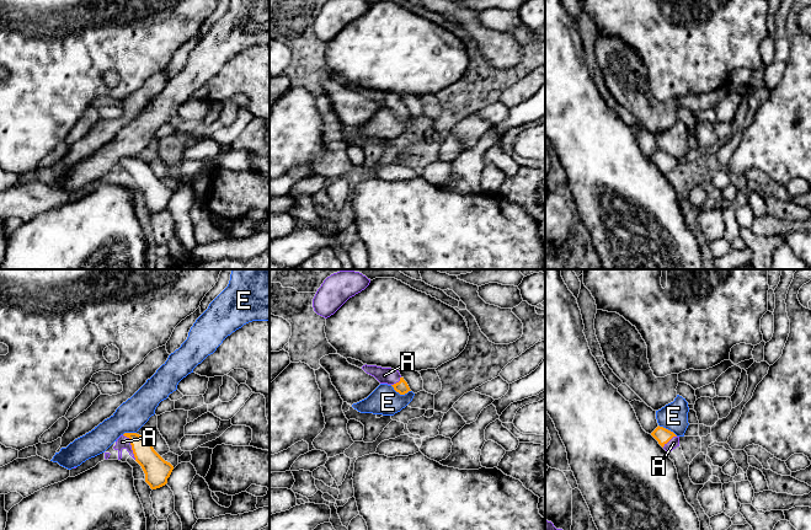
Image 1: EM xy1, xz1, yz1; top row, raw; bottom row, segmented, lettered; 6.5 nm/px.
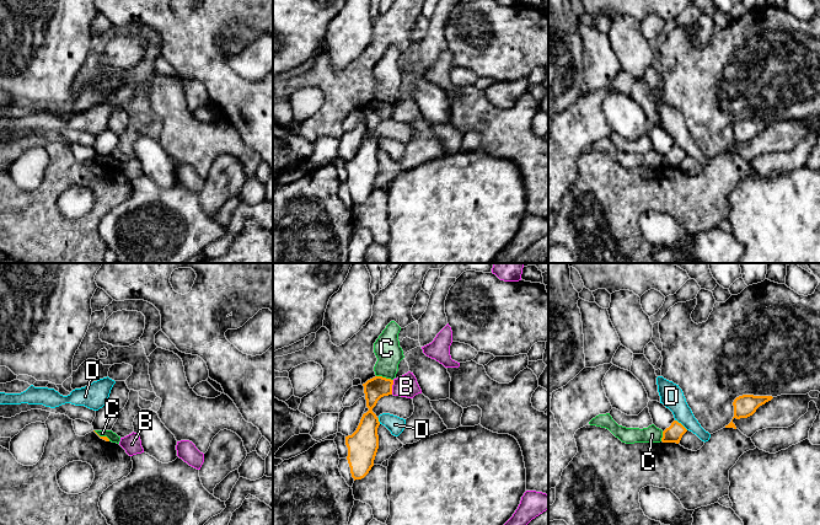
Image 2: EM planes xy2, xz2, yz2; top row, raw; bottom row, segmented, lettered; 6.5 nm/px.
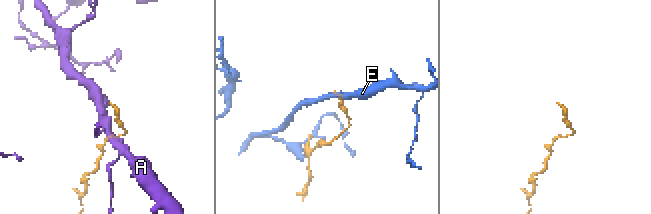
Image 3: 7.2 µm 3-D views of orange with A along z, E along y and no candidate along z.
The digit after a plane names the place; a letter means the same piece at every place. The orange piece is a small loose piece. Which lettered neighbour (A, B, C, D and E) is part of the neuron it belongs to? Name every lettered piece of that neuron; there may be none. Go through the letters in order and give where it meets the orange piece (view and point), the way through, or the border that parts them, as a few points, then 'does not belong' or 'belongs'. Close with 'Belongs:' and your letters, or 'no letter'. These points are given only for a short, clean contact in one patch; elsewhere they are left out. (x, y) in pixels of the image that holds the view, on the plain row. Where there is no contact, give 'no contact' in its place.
A: contact xy1 (132, 171); way xy1 (156, 194), (132, 171), (127, 166), (122, 166); belongs
B: contact xz2 (391, 112); does not belong
C: contact xz2 (385, 102); border xz2 (376, 100), (392, 105); does not belong
D: contact yz2 (680, 148); border yz2 (675, 144), (687, 154); does not belong
E: contact xz1 (400, 118); border xz1 (390, 110), (400, 118), (410, 116); does not belong
Belongs: A

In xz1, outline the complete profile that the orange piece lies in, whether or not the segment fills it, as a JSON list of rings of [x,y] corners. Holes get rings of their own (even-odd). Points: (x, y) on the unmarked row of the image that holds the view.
[[[367,89],[363,90],[362,93],[367,98],[374,101],[380,108],[391,109],[400,119],[405,119],[411,116],[407,107],[400,100],[399,95]]]

